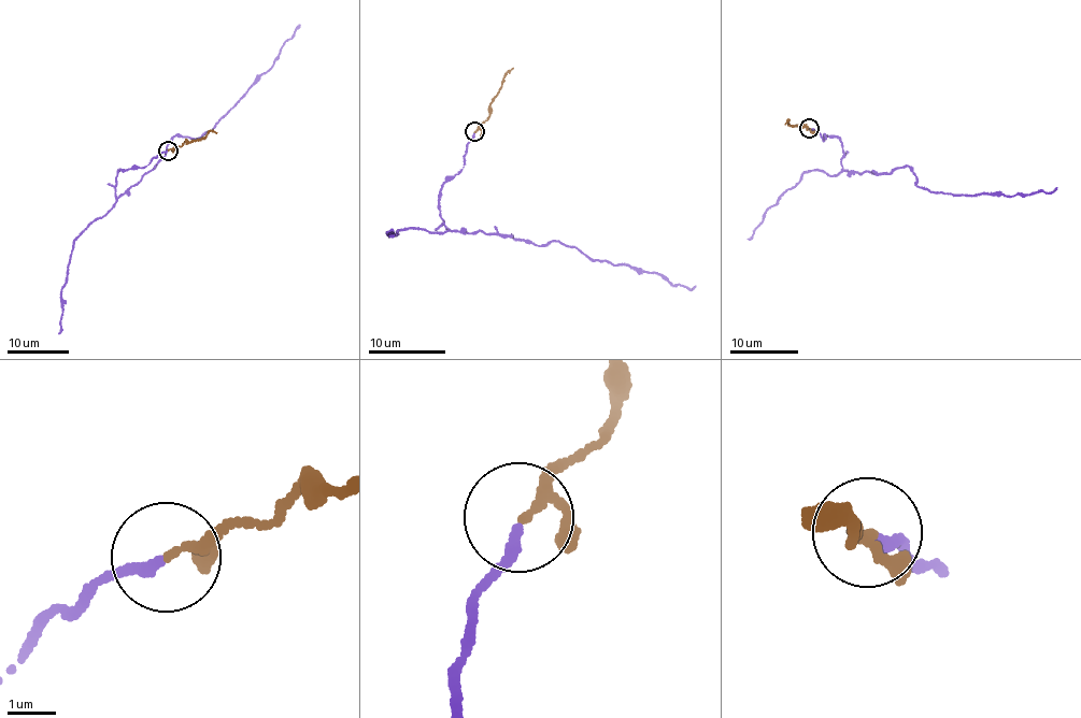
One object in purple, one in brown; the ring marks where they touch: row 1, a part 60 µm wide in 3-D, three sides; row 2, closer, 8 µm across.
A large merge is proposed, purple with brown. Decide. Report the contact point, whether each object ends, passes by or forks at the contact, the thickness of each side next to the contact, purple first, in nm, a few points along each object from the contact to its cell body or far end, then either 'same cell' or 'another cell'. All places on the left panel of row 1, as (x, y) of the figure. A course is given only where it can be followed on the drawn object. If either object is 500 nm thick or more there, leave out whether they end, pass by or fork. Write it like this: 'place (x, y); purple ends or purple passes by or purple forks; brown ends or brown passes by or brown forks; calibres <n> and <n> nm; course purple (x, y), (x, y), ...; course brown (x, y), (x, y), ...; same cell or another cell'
place (168, 151); purple ends; brown passes by; calibres 200 and 130 nm; course purple (167, 151), (146, 166), (118, 171), (114, 195), (128, 192), (155, 168), (173, 138), (211, 130), (300, 25); course brown (168, 151), (211, 131), (216, 133); same cell

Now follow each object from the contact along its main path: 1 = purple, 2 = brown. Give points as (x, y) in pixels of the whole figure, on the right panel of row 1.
1: (810, 129), (823, 141), (838, 139), (851, 174), (906, 167), (918, 187), (952, 195), (1056, 188)
2: (808, 128), (797, 127), (788, 120), (784, 124)

